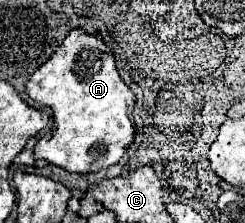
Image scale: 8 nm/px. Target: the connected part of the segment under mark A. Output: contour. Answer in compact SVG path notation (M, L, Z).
M72 29L54 55L32 73L26 83L26 93L34 101L50 107L54 119L34 147L38 159L84 175L118 163L134 141L134 125L130 119L134 93L118 75L112 51L96 35Z

